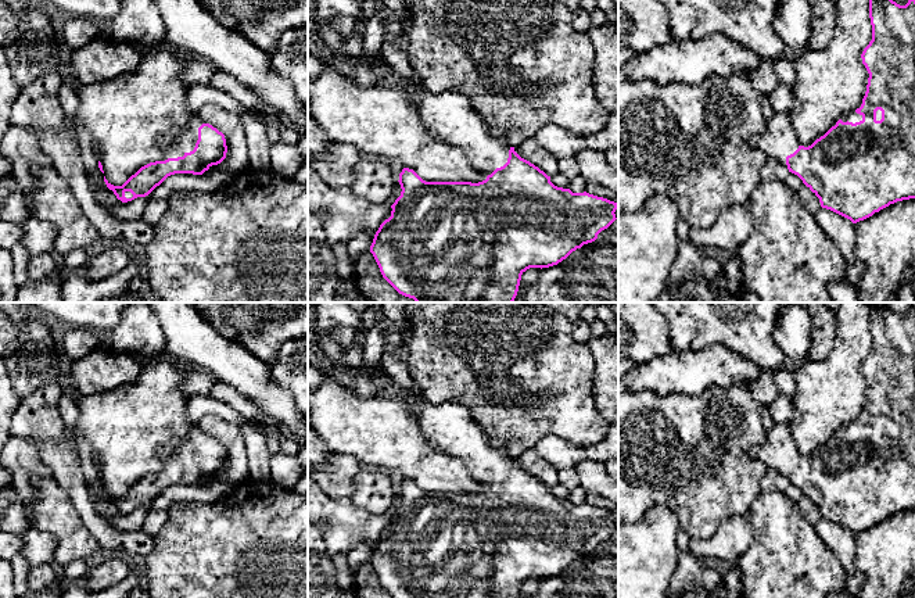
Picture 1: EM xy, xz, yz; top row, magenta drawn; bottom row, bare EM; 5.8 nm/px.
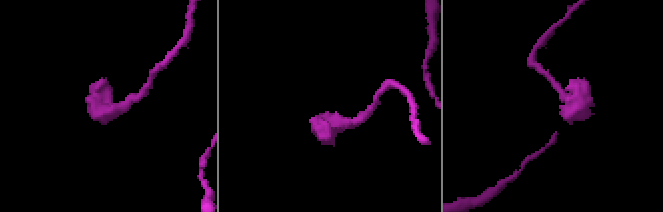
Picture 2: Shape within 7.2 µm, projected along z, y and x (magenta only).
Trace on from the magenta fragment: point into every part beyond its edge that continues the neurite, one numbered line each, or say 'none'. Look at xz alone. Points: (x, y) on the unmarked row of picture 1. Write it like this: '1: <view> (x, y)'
1: xz (451, 428)

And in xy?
1: xy (185, 453)

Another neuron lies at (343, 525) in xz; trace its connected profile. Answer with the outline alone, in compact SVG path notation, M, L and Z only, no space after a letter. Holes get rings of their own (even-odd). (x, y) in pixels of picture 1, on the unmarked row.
M308 465L308 522L319 527L327 552L334 558L347 555L359 544L370 544L374 549L392 519L359 508L351 497L331 498L312 479L312 468Z

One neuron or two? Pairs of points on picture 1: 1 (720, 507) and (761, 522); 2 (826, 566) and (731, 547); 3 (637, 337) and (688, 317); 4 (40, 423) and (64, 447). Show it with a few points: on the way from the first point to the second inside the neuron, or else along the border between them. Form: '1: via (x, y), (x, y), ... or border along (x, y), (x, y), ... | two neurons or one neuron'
1: border along (761, 490), (745, 515) | two neurons
2: border along (745, 516), (752, 532), (752, 543), (734, 564) | two neurons
3: border along (663, 317), (668, 328), (668, 342), (673, 350) | two neurons
4: via (46, 429), (58, 441) | one neuron

